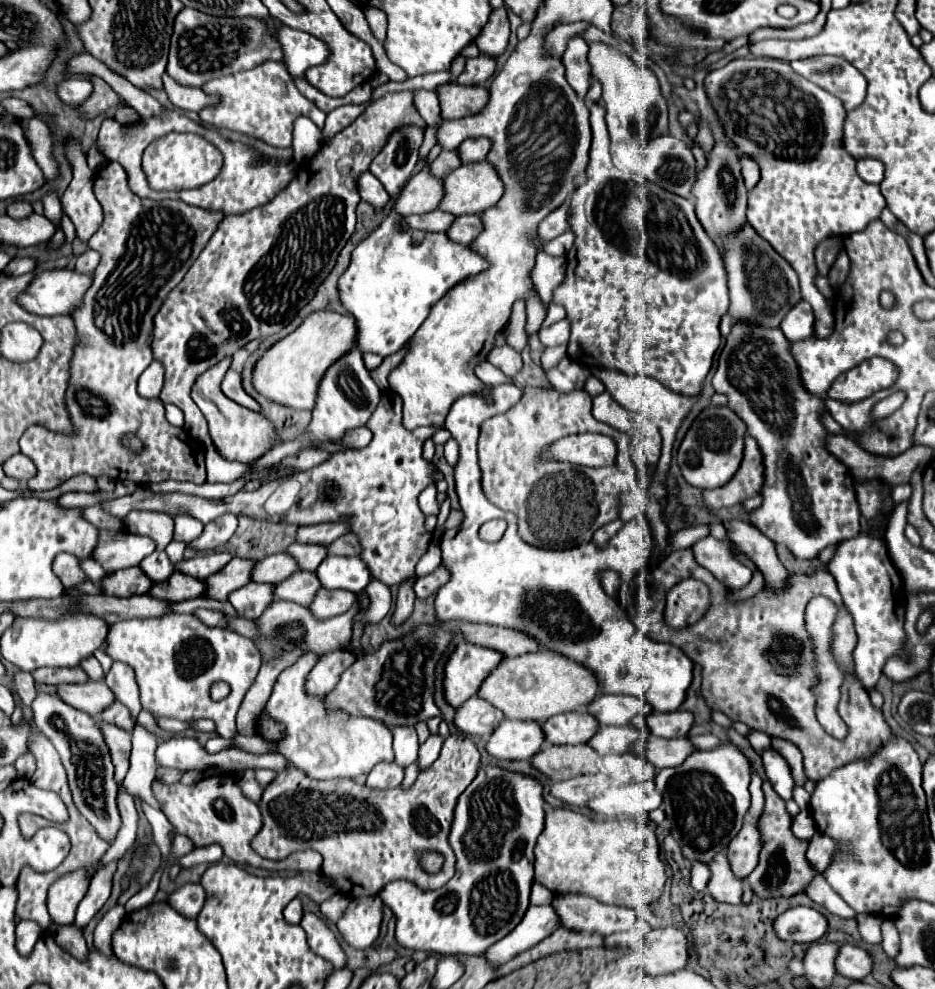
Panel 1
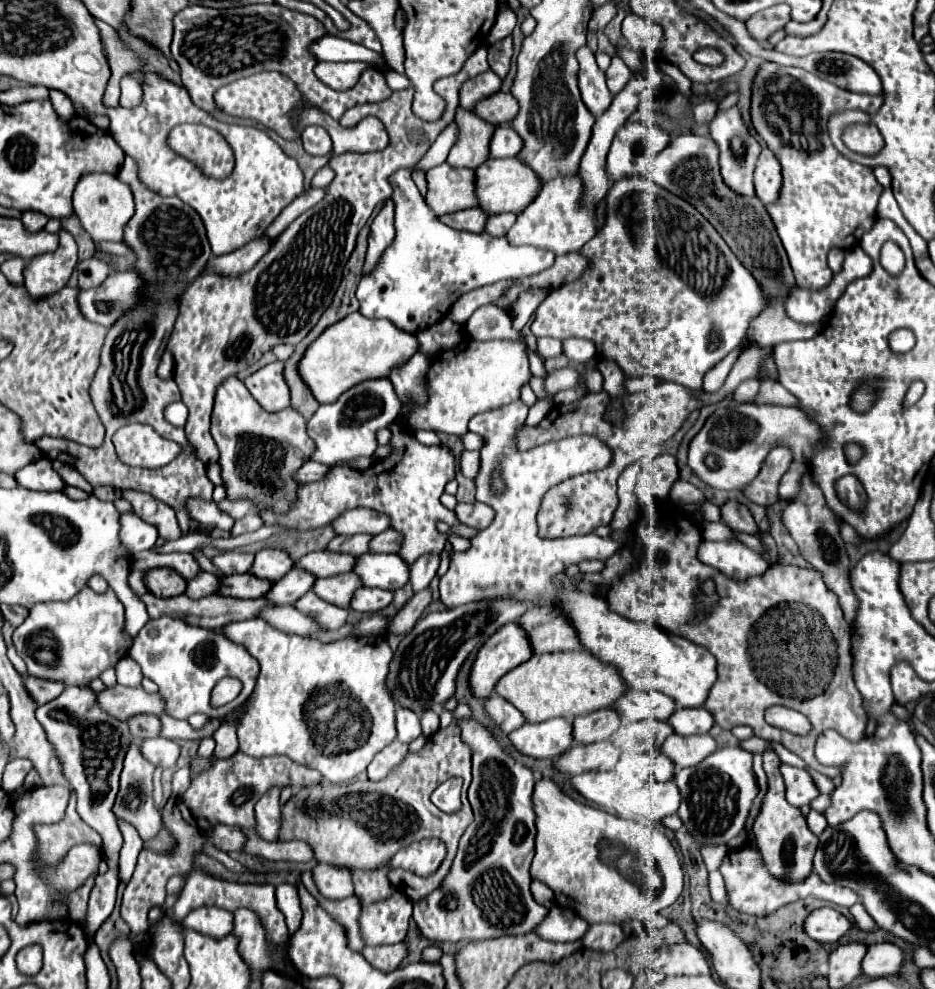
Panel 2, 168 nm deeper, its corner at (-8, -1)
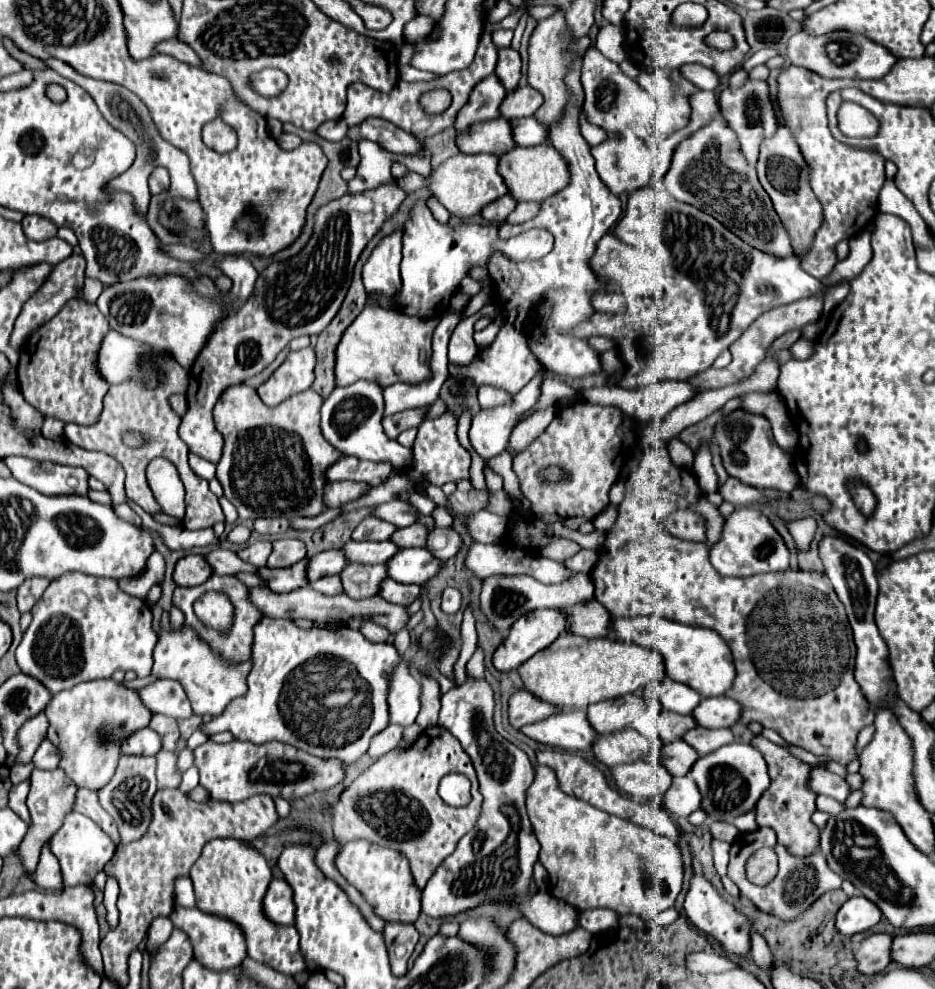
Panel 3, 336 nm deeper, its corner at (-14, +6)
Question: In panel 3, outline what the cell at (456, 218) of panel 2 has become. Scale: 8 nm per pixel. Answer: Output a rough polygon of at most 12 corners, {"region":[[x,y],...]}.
{"region":[[509,195],[481,209],[485,221],[503,221],[513,209]]}

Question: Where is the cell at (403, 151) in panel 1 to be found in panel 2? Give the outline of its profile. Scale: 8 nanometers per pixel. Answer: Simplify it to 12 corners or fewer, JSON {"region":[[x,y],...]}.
{"region":[[411,170],[359,312],[417,334],[479,286],[555,254],[443,224]]}

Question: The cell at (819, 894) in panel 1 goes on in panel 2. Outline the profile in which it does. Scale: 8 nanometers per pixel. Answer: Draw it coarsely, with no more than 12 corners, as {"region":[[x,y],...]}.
{"region":[[751,844],[731,850],[719,870],[731,906],[769,916],[807,896],[847,906],[853,890],[815,872],[781,882]]}

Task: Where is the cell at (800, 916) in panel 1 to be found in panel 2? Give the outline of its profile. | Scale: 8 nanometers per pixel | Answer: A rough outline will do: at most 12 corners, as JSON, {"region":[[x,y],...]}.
{"region":[[835,908],[813,910],[805,932],[833,944],[851,928],[847,916]]}

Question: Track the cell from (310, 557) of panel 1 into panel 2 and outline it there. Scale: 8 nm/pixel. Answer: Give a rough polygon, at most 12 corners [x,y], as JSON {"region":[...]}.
{"region":[[371,534],[337,536],[327,550],[361,556],[369,552]]}

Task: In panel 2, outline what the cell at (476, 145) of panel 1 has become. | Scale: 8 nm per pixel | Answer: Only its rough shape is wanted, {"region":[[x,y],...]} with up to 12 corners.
{"region":[[497,126],[491,158],[517,156],[521,136],[511,126]]}

